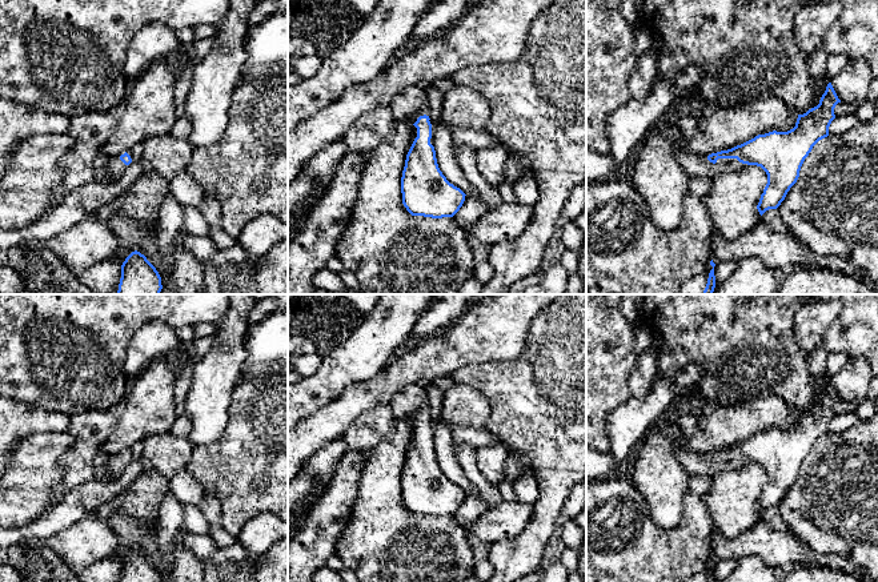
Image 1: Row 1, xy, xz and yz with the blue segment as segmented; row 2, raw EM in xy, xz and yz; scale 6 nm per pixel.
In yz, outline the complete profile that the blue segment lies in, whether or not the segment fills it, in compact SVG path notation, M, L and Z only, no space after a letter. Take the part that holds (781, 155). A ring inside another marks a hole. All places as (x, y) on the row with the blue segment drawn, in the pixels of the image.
M829 83L819 104L798 115L793 129L758 135L741 145L711 154L690 154L677 149L677 160L690 177L714 178L749 165L761 166L767 174L767 184L757 205L762 216L766 210L781 205L797 182L801 166L813 146L829 136L838 103L841 100Z

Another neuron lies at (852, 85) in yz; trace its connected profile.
M849 60L845 69L831 79L831 85L842 103L863 103L873 77L865 60Z

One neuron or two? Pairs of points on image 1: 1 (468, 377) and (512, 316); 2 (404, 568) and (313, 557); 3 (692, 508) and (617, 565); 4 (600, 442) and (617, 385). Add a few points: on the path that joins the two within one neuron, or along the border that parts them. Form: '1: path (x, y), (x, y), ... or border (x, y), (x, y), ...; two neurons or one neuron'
1: border (508, 358), (461, 365), (449, 377); two neurons
2: border (345, 525), (336, 544), (335, 554); two neurons
3: path (688, 532), (657, 562), (641, 562); one neuron
4: path (600, 428), (600, 402), (602, 400); one neuron

